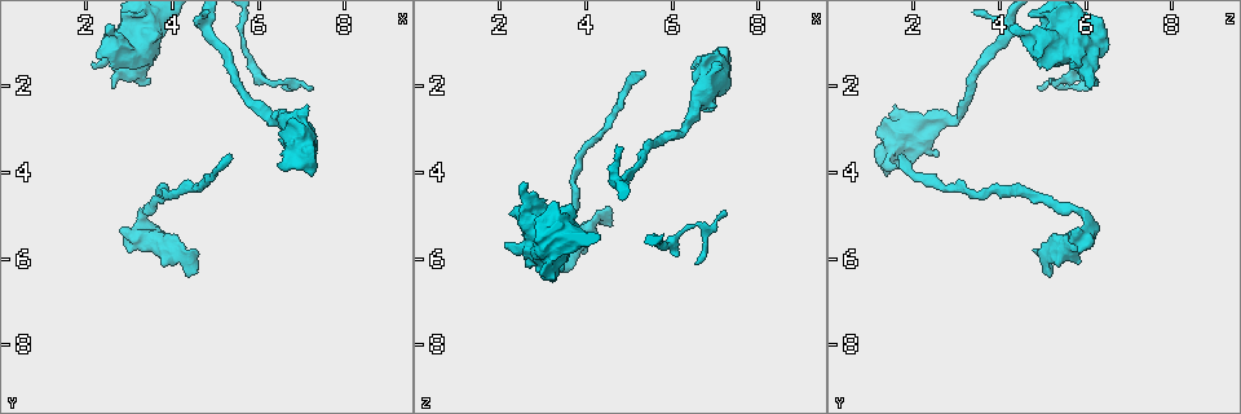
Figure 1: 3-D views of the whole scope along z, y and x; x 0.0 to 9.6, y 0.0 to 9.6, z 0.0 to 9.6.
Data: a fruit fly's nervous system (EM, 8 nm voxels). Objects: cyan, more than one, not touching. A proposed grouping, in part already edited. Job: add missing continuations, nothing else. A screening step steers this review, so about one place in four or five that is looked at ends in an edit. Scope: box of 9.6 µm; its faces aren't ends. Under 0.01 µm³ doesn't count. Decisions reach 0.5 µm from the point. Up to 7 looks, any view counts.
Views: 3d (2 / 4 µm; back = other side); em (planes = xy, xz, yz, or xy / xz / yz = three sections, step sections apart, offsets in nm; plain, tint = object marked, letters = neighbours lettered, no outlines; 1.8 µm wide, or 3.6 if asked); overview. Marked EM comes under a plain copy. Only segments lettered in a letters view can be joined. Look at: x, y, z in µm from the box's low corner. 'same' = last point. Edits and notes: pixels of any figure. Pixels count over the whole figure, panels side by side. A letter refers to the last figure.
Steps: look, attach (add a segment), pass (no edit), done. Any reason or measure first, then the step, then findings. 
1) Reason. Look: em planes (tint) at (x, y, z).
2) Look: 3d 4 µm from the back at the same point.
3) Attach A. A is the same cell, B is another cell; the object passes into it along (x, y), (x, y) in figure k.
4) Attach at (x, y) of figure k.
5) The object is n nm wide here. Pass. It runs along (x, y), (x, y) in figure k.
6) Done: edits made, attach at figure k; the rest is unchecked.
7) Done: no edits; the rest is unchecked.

Stops while still wide. Look: em xy step 8 (letters) at (2.75, 5.30, 5.80).

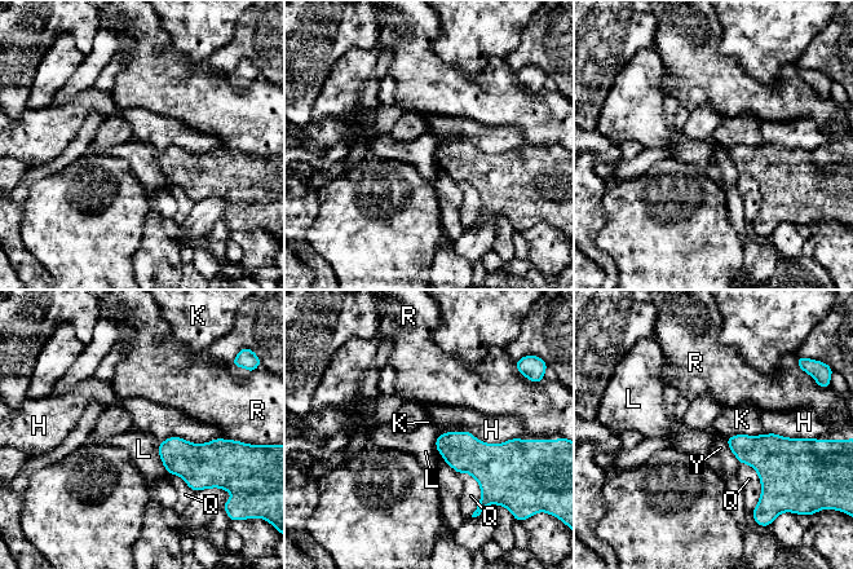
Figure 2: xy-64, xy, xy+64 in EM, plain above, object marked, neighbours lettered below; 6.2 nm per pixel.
Look: em planes (letters) at the same point.

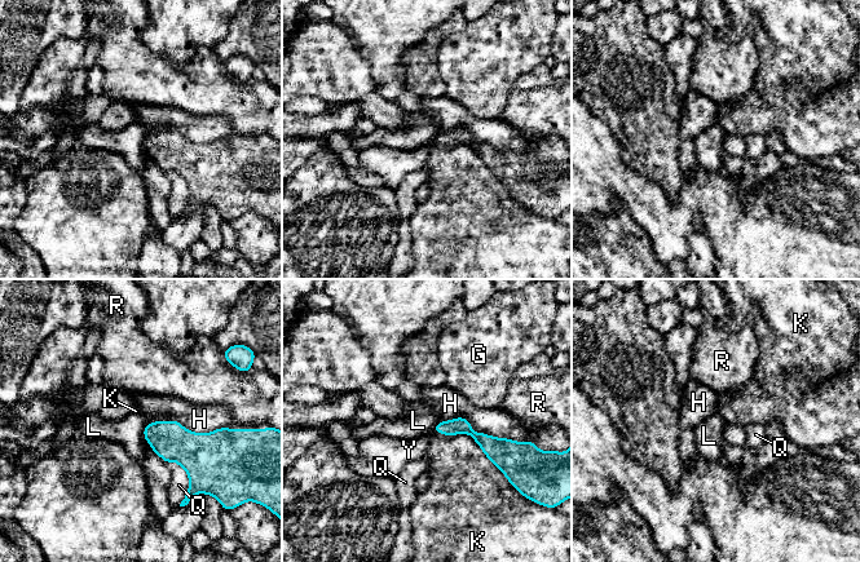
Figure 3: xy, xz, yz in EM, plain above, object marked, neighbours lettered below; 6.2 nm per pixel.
Pass. G, H, K, L, Q, R and Y are other cells; it runs along (439, 428), (502, 443) in figure 3; none of them fits.

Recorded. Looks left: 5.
Branch stops here. Look: 3d 4 µm at (4.35, 6.40, 5.15).

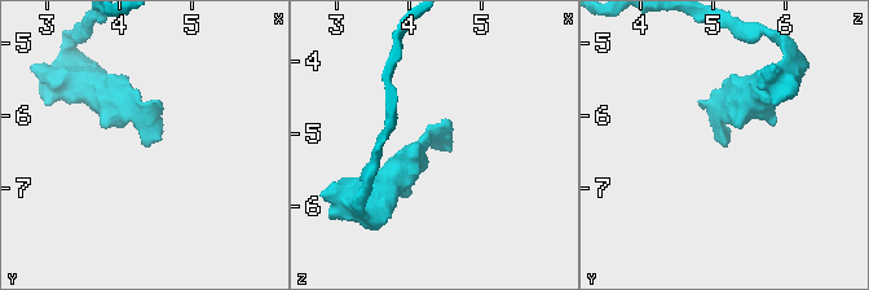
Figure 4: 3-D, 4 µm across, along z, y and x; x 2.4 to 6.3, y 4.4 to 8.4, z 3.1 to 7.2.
Need the tissue. Look: em yz step 16 (tint) at (4.35, 6.40, 5.20).

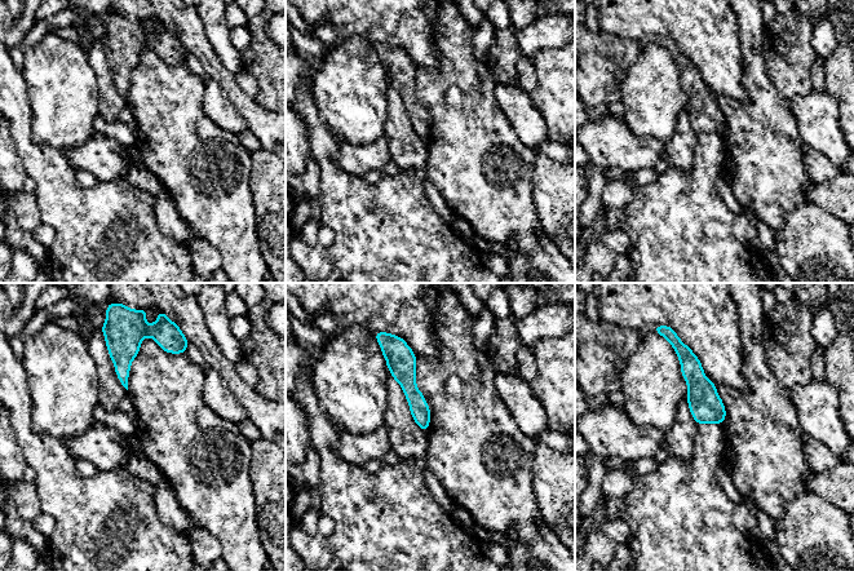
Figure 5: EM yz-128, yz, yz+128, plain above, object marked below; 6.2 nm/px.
Look: em yz step 16 (letters) at the same point.

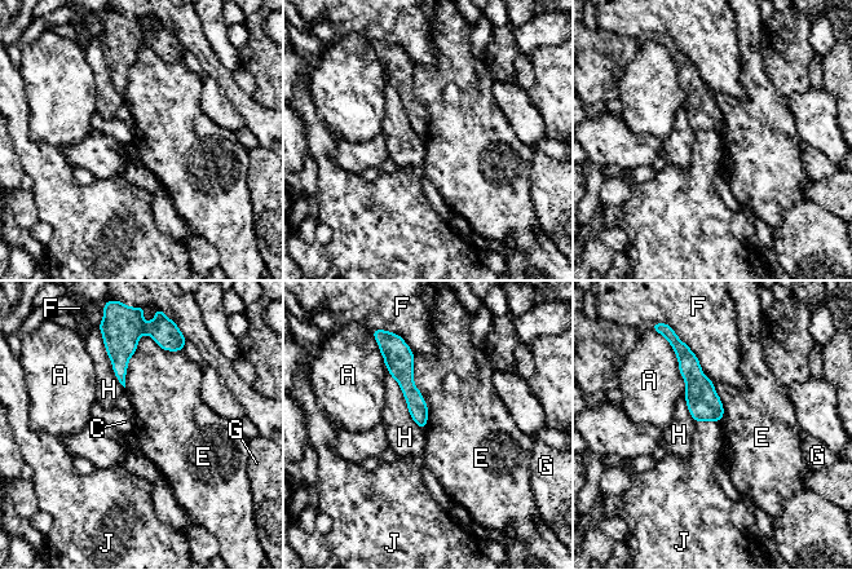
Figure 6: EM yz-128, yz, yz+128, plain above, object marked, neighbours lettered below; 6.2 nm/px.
The object is 120 nm wide here. Pass. A, C, E, F, G, H and J are other cells; it runs along (405, 352), (405, 380), (423, 423) in figure 6; none of them fits.

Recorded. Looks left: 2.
An open end. Look: em 3.6 µm planes (letters) at (6.95, 3.55, 2.50).

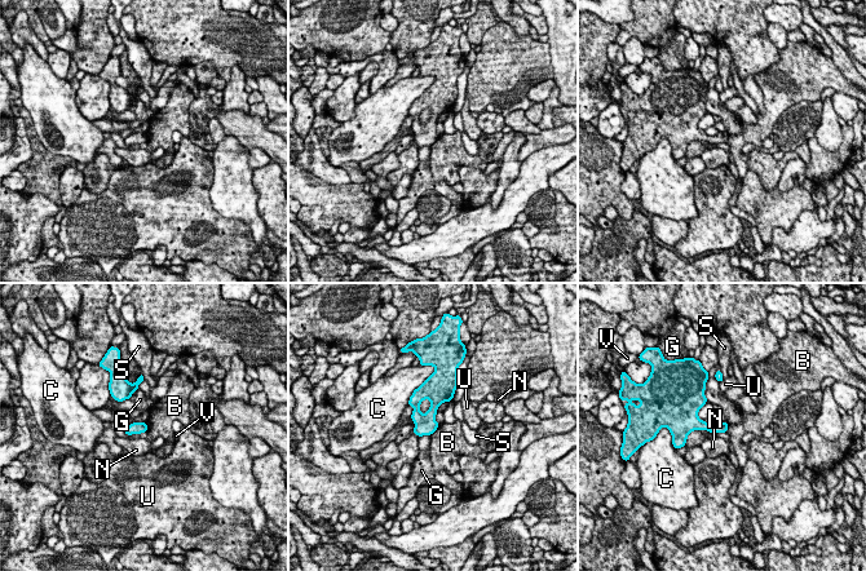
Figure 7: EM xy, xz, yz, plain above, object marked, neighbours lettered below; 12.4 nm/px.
Pass. B, C, G, N, S, U and V are other cells; a border runs along (438, 425), (431, 436) in figure 7; no lettered segment goes on from it.

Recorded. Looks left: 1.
Done: no edits; the rest is unchecked.

